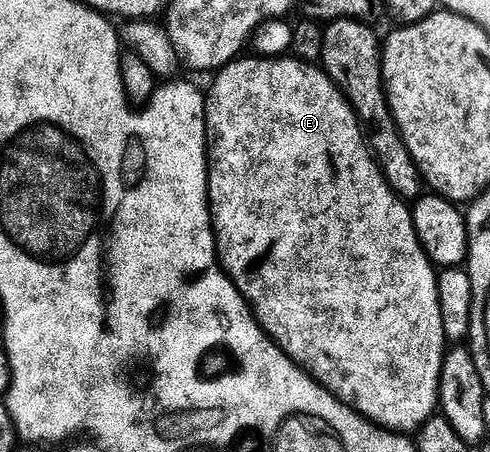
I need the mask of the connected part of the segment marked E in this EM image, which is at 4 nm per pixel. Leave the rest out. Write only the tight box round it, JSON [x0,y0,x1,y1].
[205,56,443,431]

